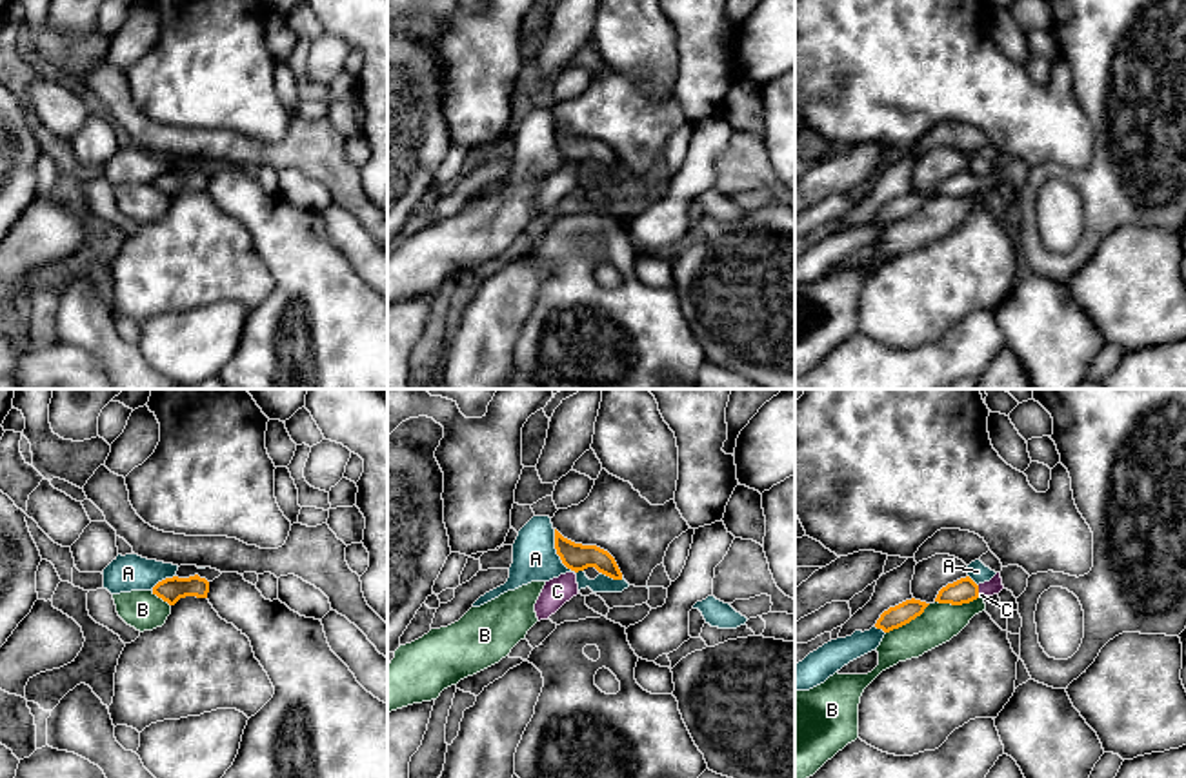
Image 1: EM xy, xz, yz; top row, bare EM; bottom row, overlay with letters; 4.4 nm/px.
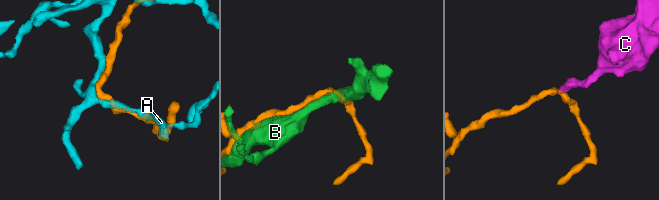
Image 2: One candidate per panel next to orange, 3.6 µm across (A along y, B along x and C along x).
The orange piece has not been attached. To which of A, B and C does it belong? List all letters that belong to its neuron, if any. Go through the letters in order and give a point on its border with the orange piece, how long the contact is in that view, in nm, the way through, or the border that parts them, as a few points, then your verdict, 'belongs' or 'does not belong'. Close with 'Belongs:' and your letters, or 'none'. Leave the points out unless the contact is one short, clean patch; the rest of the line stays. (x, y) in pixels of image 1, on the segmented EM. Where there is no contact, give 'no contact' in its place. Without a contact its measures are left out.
A: meets orange in xz at (559, 555); contact 240 nm long; does not belong
B: meets orange in yz at (908, 622); contact 240 nm long; does not belong
C: meets orange in yz at (977, 591); contact 60 nm long; runs through yz (963, 591), (977, 591), (994, 586); belongs
Belongs: C

